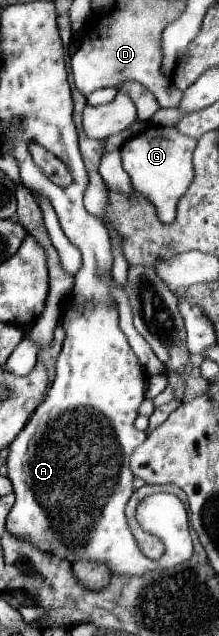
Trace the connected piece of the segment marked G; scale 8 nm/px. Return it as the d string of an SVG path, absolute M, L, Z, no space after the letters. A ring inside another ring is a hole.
M158 127L156 135L140 133L122 145L124 170L130 176L134 189L146 195L154 203L162 223L172 223L176 219L176 205L194 179L194 165L192 165L194 149L196 141L188 139L186 135L180 135L176 127Z

